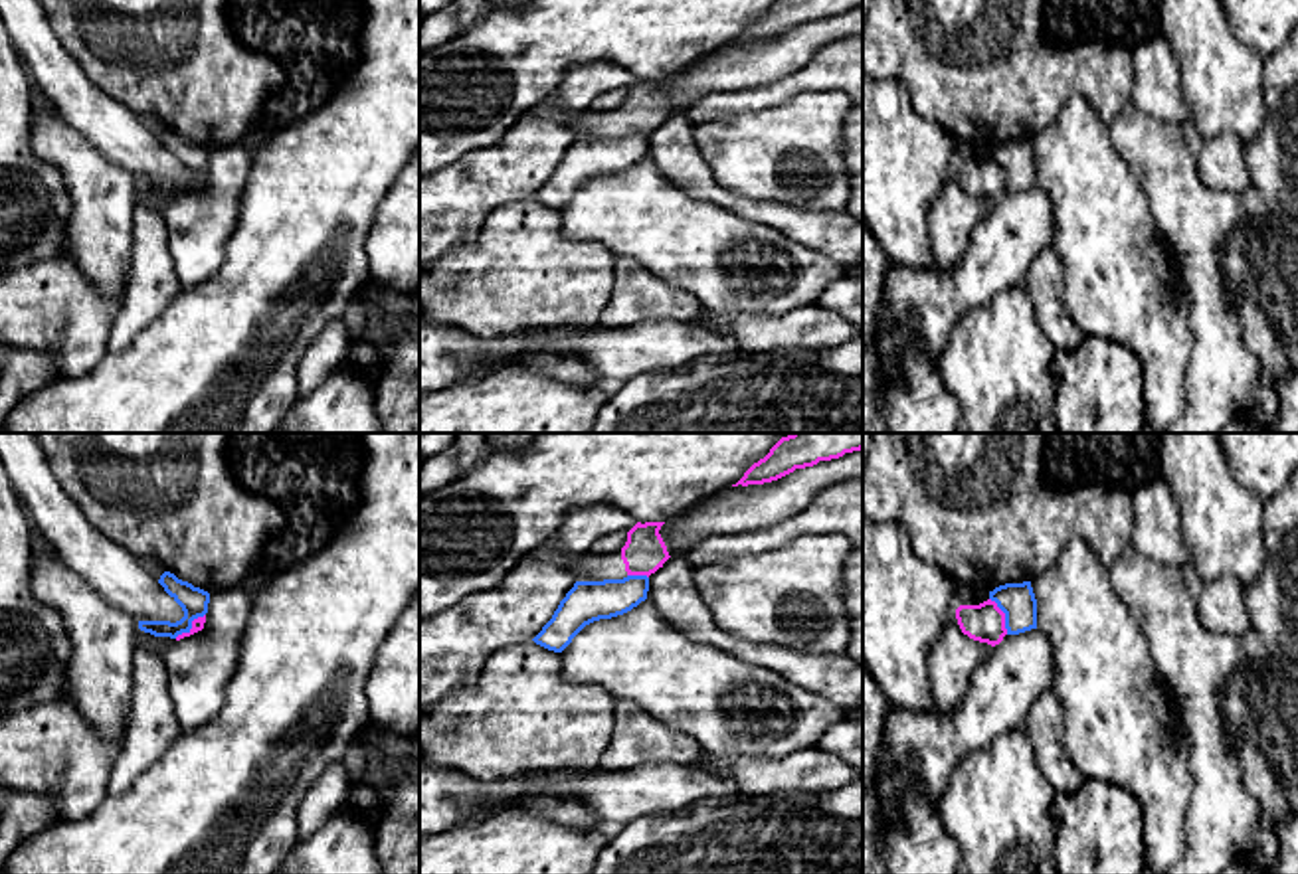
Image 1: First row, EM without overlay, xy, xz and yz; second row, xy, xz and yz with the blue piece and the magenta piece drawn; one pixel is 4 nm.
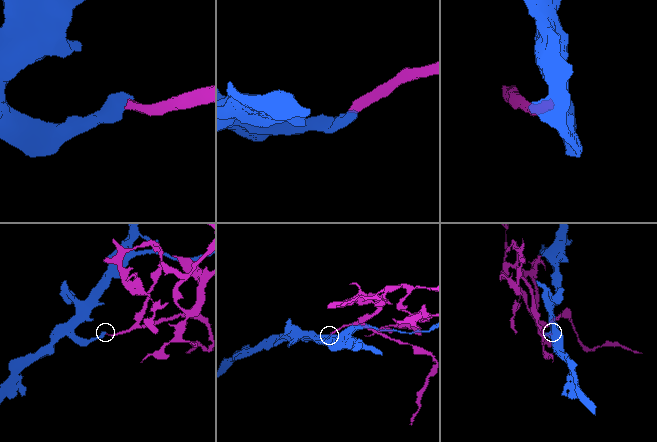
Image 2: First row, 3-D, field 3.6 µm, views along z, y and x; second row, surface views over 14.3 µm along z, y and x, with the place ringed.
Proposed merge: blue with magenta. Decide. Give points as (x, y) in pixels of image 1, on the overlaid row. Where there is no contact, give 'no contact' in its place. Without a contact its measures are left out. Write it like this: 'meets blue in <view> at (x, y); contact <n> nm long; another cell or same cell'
meets blue in xy at (190, 627); contact 160 nm long; another cell

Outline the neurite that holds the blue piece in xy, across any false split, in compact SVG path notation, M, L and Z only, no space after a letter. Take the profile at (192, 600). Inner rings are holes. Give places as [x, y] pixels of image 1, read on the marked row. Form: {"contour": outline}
{"contour": "M164 571L158 579L164 591L182 607L184 617L176 623L170 621L139 621L139 629L154 637L176 639L190 633L192 621L208 613L210 593L178 579L174 573Z"}

